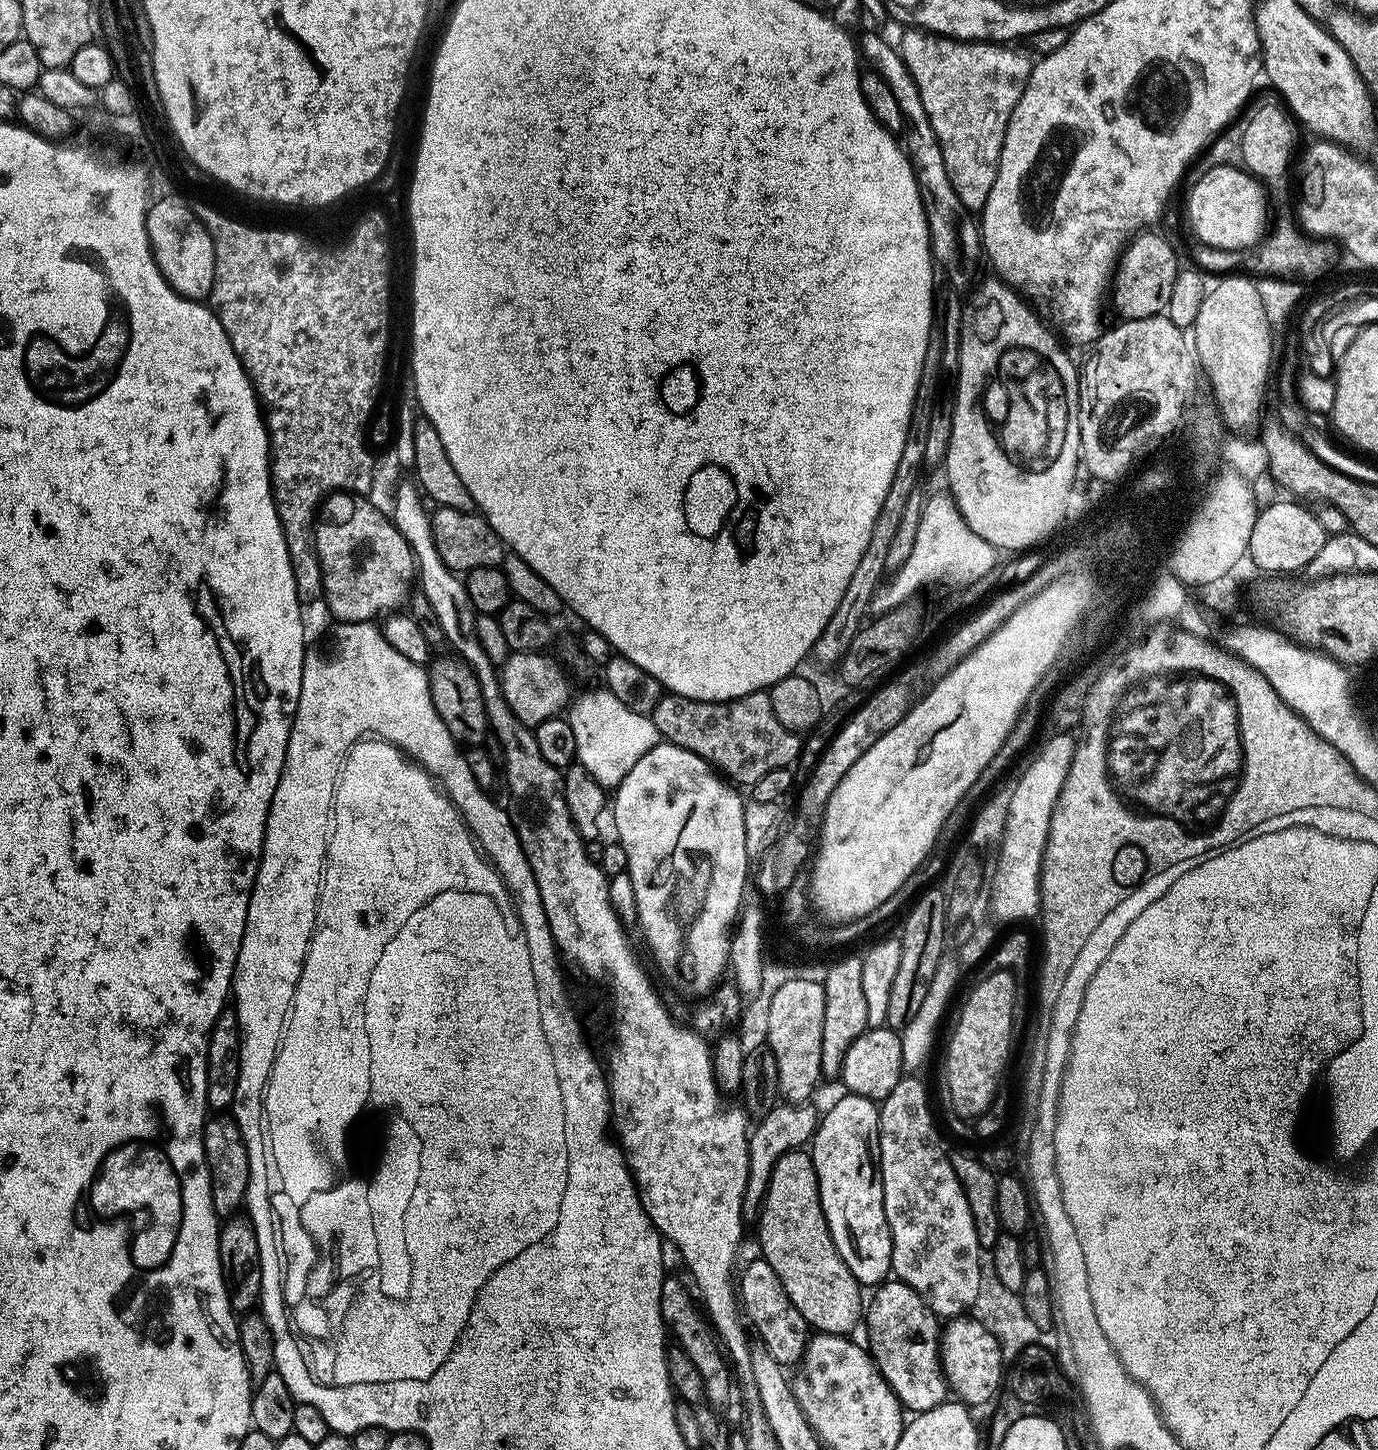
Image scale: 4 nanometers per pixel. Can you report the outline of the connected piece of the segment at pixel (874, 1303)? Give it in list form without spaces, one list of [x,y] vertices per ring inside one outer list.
[[[889,1278],[875,1289],[876,1292],[872,1296],[872,1301],[867,1301],[866,1304],[866,1324],[868,1320],[868,1336],[872,1339],[870,1343],[870,1355],[876,1362],[877,1368],[886,1378],[886,1382],[894,1390],[894,1394],[900,1399],[900,1407],[907,1410],[909,1413],[915,1414],[917,1412],[925,1412],[926,1410],[934,1410],[934,1406],[945,1403],[949,1399],[950,1389],[948,1387],[948,1379],[944,1376],[944,1366],[940,1358],[940,1338],[942,1335],[942,1320],[936,1313],[930,1310],[930,1306],[926,1306],[926,1302],[920,1295],[917,1294],[910,1286],[906,1286],[901,1280]]]

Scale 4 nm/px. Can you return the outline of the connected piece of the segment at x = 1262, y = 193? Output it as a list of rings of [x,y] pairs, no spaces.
[[[1215,164],[1201,173],[1188,192],[1188,224],[1199,243],[1205,248],[1235,252],[1259,245],[1270,224],[1270,200],[1264,185],[1235,164]]]

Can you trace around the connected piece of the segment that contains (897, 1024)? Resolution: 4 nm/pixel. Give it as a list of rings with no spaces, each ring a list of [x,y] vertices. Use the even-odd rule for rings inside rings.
[[[929,887],[916,900],[916,905],[908,912],[904,920],[904,932],[899,933],[902,946],[902,963],[898,966],[898,974],[894,978],[894,987],[890,990],[890,1006],[886,1009],[887,1027],[902,1030],[918,1014],[918,1006],[922,1006],[922,998],[926,998],[929,977],[933,976],[933,968],[938,961],[938,954],[945,950],[943,930],[941,929],[941,898]]]

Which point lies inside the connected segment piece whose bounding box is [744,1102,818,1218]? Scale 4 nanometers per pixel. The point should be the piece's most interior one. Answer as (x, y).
(788, 1127)

